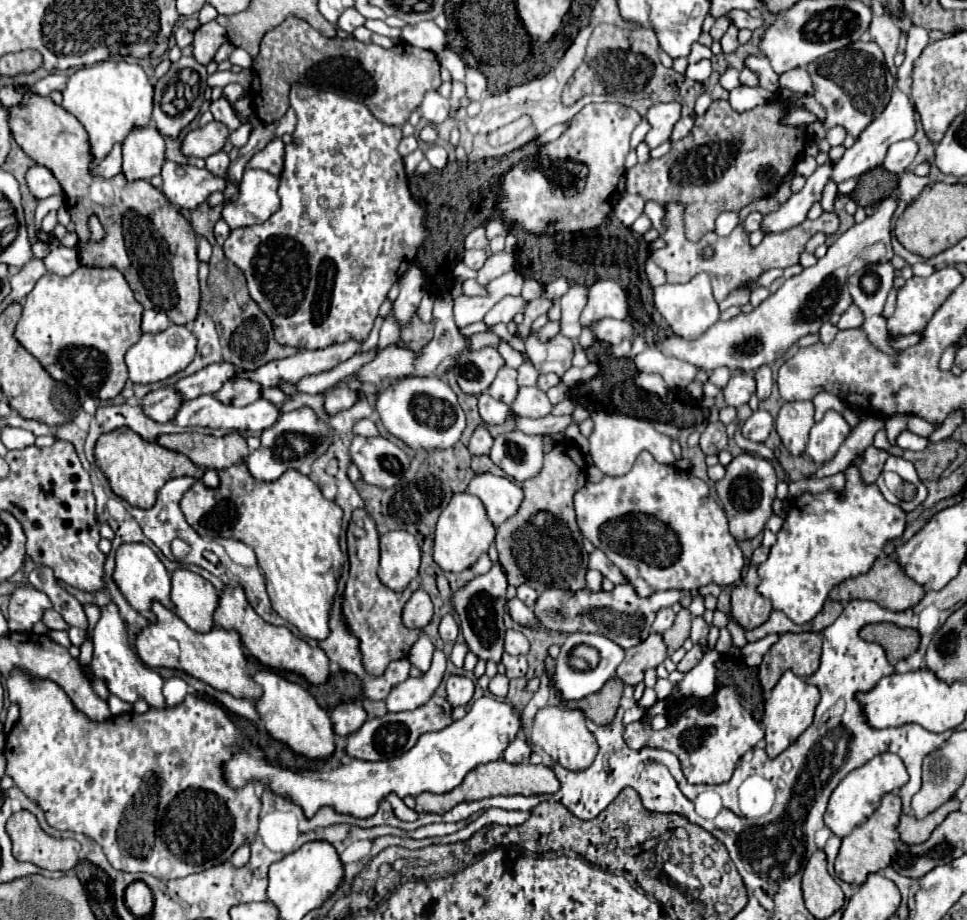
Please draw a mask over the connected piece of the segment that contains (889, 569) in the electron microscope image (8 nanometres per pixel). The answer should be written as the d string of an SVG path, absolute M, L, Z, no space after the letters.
M881 555L867 573L857 575L857 577L847 579L837 585L837 599L841 603L851 601L851 599L869 599L869 601L879 603L885 609L891 609L891 611L911 609L923 599L923 595L925 595L923 587L919 583L915 583L911 577L907 577L905 571L899 567L899 563L887 555Z

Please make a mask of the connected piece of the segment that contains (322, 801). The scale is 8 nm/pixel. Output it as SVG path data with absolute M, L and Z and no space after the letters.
M489 695L477 699L471 709L469 709L469 721L455 721L449 727L437 731L437 733L427 733L425 739L421 739L413 749L409 749L407 753L393 757L393 759L385 759L385 761L361 761L361 759L351 759L345 765L339 765L335 769L329 771L305 771L305 773L297 773L279 765L271 765L263 753L261 747L257 747L253 741L249 741L247 737L241 737L233 743L231 747L231 757L223 763L223 773L225 779L229 783L231 789L241 789L247 783L255 783L255 785L263 785L267 787L273 795L285 797L287 801L299 805L303 809L303 813L307 815L307 819L311 819L319 809L323 807L331 807L337 813L343 815L353 815L357 819L365 819L377 813L379 803L389 795L395 793L399 799L407 797L407 795L419 795L419 793L449 793L453 791L457 785L463 783L465 775L469 771L473 771L477 765L489 763L489 761L497 761L503 751L507 749L507 745L511 743L511 739L515 739L515 735L521 729L521 719L515 715L513 705L497 701Z

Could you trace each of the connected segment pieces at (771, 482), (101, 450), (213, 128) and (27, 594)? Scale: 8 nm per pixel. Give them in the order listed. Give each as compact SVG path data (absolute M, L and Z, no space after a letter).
M751 453L737 455L725 467L725 477L717 481L717 495L729 519L729 531L737 541L753 539L757 533L763 531L767 519L773 513L771 503L775 499L775 483L777 483L777 475L773 465L767 459Z
M127 427L101 435L95 445L95 459L97 459L97 467L105 473L113 493L117 497L121 497L123 501L127 501L129 505L139 507L139 509L153 507L157 491L169 479L183 477L183 475L201 479L205 473L201 467L191 463L191 459L187 459L185 455L181 455L177 451L169 451L169 449L161 447L159 443L145 441L145 439L141 439L141 435L137 435L135 431L131 431Z
M211 121L205 127L197 127L185 135L185 139L181 141L181 153L187 157L207 159L209 155L223 149L227 137L229 129L219 121Z
M27 585L27 587L17 587L11 597L9 597L9 631L31 631L31 625L41 621L43 611L51 607L49 597Z

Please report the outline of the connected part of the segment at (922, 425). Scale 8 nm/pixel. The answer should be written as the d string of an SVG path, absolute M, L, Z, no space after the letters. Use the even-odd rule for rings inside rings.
M911 415L911 417L909 417L909 425L907 425L907 429L909 429L911 433L915 433L915 435L929 437L937 427L931 425L931 423L927 423L925 419L919 419L917 415Z

